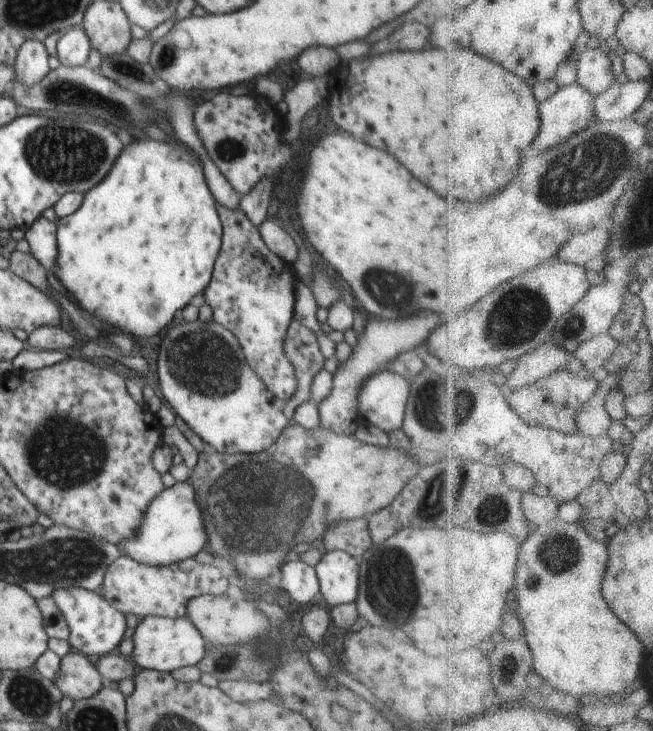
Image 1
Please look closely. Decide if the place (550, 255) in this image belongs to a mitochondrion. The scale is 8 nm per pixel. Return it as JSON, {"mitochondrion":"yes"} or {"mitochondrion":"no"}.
{"mitochondrion":"no"}

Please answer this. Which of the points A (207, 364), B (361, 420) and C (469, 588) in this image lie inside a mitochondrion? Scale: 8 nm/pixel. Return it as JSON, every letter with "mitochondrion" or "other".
{"A":"mitochondrion","B":"other","C":"other"}

